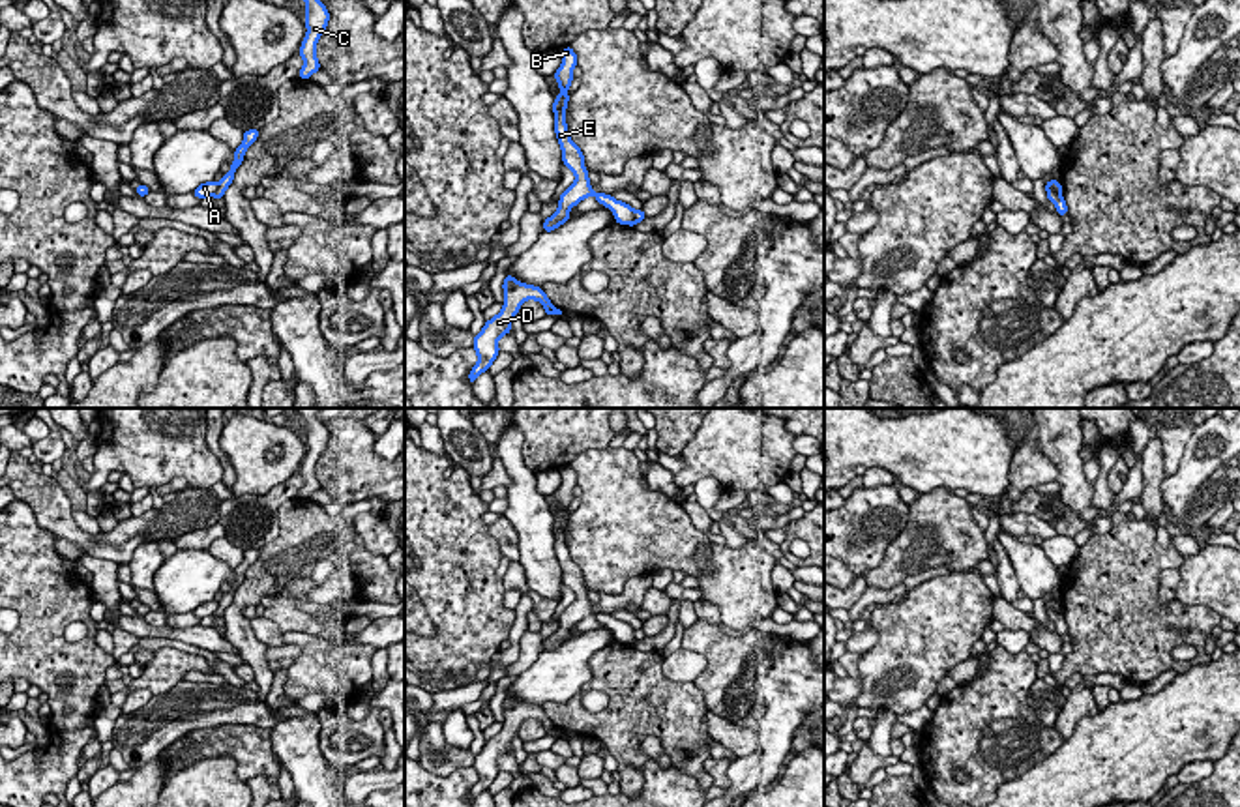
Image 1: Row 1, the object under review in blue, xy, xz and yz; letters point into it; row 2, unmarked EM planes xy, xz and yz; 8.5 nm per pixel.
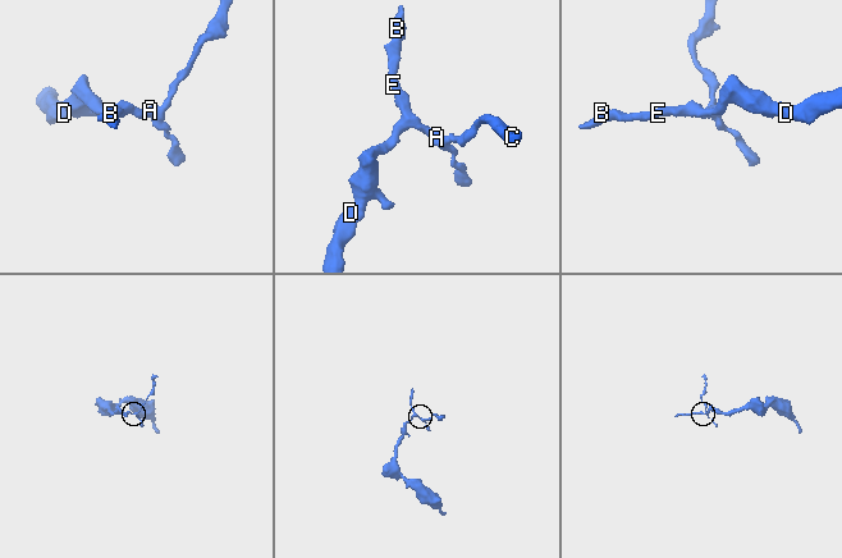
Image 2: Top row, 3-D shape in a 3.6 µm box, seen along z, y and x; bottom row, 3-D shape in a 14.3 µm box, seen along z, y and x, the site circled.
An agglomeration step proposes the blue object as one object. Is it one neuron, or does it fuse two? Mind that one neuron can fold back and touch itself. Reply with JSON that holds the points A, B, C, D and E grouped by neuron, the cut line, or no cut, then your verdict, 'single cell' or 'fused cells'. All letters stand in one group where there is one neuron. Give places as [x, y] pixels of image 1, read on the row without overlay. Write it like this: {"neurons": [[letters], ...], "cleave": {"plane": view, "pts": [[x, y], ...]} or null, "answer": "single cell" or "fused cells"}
{"neurons": [["A", "B", "D", "E"], ["C"]], "cleave": {"plane": "xy", "pts": [[220, 603], [212, 615]]}, "answer": "fused cells"}

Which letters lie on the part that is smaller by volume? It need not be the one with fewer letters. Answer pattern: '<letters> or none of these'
C

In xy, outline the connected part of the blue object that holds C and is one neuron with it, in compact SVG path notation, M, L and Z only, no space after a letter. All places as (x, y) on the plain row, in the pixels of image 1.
M292 408L294 414L305 419L305 446L307 453L300 466L300 476L303 477L303 487L298 492L298 498L311 498L315 491L320 489L315 468L317 461L328 446L330 433L322 421L317 419L320 408Z

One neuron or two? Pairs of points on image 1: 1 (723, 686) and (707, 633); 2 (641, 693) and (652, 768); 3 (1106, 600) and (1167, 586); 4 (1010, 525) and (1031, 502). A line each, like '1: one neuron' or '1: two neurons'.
1: one neuron
2: two neurons
3: two neurons
4: two neurons

